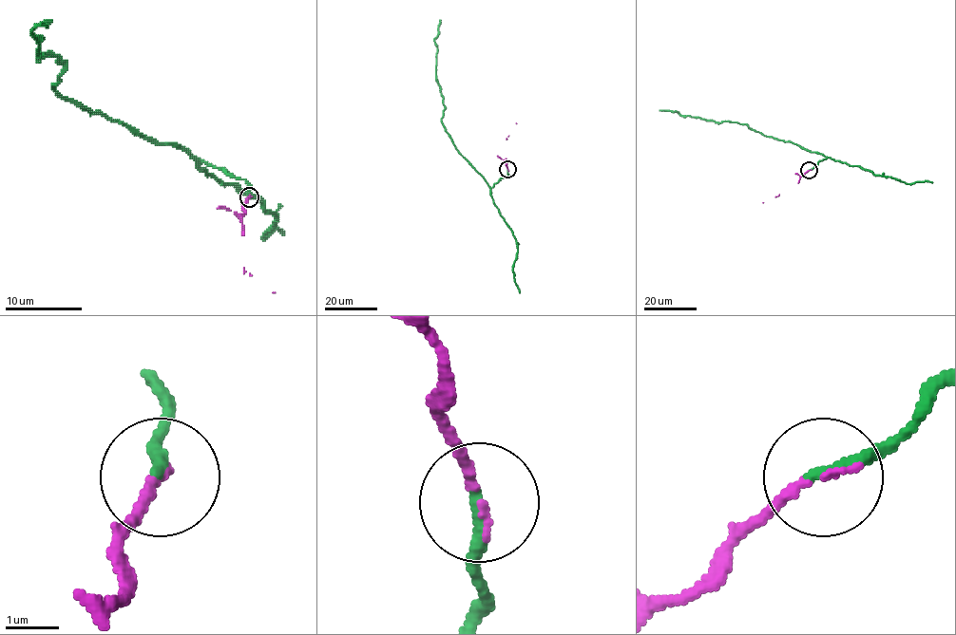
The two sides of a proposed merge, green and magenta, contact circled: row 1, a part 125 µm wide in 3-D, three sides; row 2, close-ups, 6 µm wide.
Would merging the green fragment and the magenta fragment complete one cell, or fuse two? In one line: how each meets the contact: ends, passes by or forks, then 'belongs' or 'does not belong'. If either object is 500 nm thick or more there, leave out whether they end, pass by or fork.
green ends there; magenta ends there; belongs

